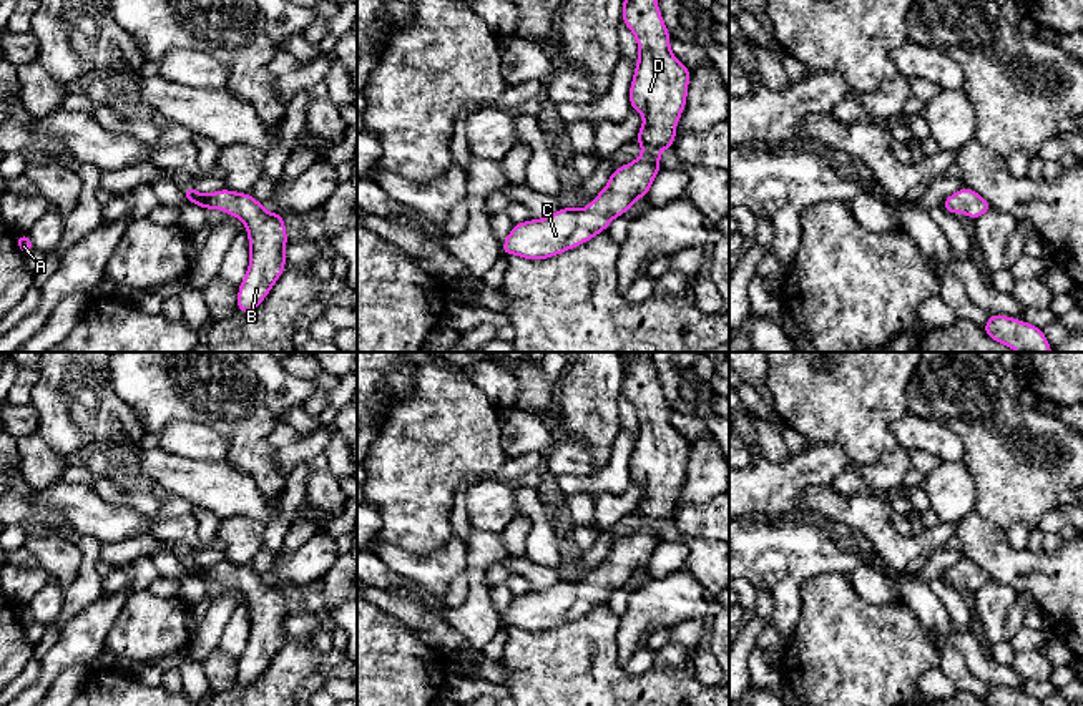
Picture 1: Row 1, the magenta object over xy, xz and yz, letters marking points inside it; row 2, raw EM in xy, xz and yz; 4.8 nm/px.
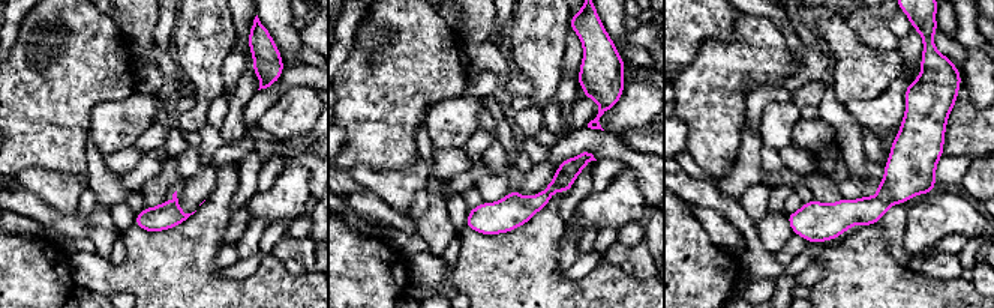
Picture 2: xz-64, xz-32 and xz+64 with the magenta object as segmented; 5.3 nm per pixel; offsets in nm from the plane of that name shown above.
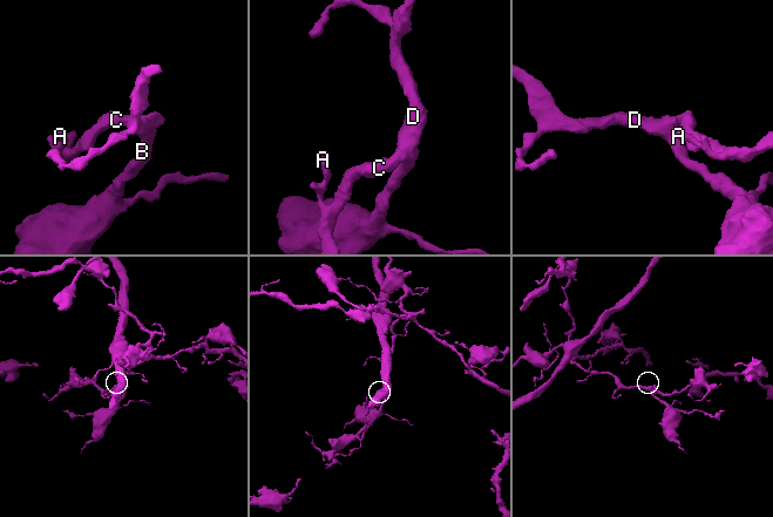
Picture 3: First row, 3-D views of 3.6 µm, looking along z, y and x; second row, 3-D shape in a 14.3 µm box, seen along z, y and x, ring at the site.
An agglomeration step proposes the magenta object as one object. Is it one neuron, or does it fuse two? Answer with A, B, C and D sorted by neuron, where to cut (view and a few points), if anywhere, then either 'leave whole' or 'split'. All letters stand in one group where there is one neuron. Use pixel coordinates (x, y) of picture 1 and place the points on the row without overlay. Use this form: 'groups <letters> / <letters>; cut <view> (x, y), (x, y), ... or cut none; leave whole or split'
groups A B C D; cut none; leave whole

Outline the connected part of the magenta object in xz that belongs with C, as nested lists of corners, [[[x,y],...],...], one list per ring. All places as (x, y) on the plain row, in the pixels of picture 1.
[[[649,352],[620,354],[625,359],[621,392],[633,404],[640,422],[630,458],[630,477],[631,482],[644,488],[643,498],[633,512],[643,518],[643,527],[611,543],[605,561],[585,581],[566,578],[546,590],[513,596],[502,616],[503,628],[515,626],[530,633],[540,633],[581,618],[598,605],[606,603],[611,591],[625,586],[638,570],[648,568],[653,552],[661,543],[661,523],[674,517],[676,497],[686,478],[691,442],[679,435],[669,422],[671,407],[663,394]]]

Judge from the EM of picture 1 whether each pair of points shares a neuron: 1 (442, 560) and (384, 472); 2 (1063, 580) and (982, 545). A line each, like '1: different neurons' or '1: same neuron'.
1: different neurons
2: same neuron

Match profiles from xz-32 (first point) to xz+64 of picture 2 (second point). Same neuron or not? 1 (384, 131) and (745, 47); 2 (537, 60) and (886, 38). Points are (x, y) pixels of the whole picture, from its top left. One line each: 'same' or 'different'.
1: same
2: same

